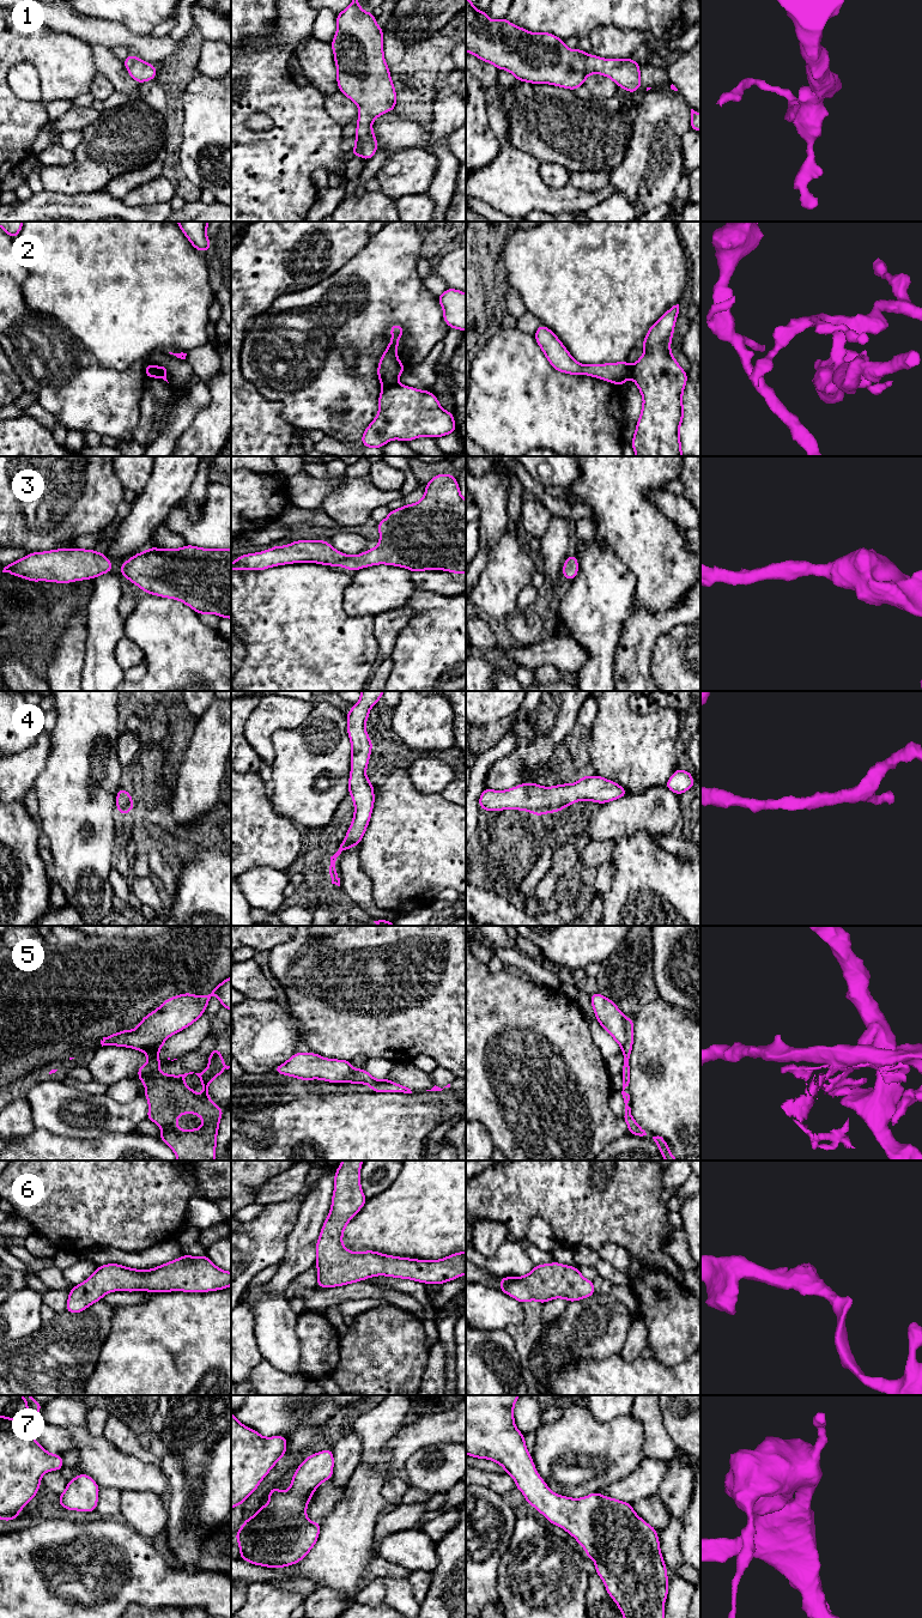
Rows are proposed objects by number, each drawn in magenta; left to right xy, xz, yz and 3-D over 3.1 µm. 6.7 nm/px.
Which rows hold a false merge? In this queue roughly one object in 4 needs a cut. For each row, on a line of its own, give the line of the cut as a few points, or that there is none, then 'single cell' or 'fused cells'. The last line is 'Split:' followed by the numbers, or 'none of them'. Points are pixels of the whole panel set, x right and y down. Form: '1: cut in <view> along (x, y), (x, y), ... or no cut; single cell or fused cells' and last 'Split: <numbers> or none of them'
1: no cut; single cell
2: cut in xz along (396, 382), (383, 387); fused cells
3: no cut; single cell
4: no cut; single cell
5: cut in yz along (624, 1017), (625, 1043), (622, 1047); fused cells
6: no cut; single cell
7: no cut; single cell
Split: 2, 5

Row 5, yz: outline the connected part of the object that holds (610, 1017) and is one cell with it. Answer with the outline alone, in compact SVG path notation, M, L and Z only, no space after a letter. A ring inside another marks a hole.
M594 993L590 995L590 1002L594 1008L595 1018L599 1024L623 1047L626 1042L625 1018L614 1001Z

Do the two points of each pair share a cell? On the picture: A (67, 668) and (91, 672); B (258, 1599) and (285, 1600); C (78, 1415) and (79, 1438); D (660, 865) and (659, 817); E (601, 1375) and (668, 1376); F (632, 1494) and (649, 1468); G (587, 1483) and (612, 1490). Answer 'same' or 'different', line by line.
A: different
B: same
C: different
D: different
E: same
F: same
G: different

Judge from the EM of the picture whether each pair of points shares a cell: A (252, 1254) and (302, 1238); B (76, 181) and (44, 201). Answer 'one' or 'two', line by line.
A: two
B: two

